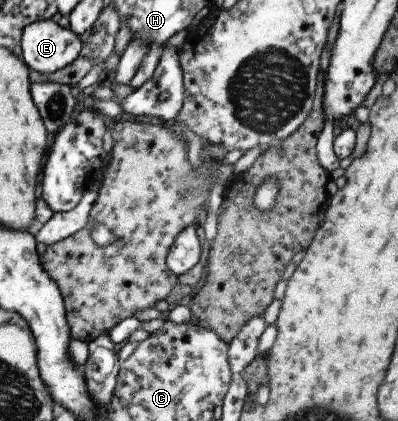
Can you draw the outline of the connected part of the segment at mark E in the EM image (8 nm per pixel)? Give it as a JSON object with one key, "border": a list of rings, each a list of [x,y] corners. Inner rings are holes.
{"border":[[[52,19],[30,23],[24,27],[21,59],[41,75],[49,75],[72,64],[83,47],[78,33],[63,28]]]}

